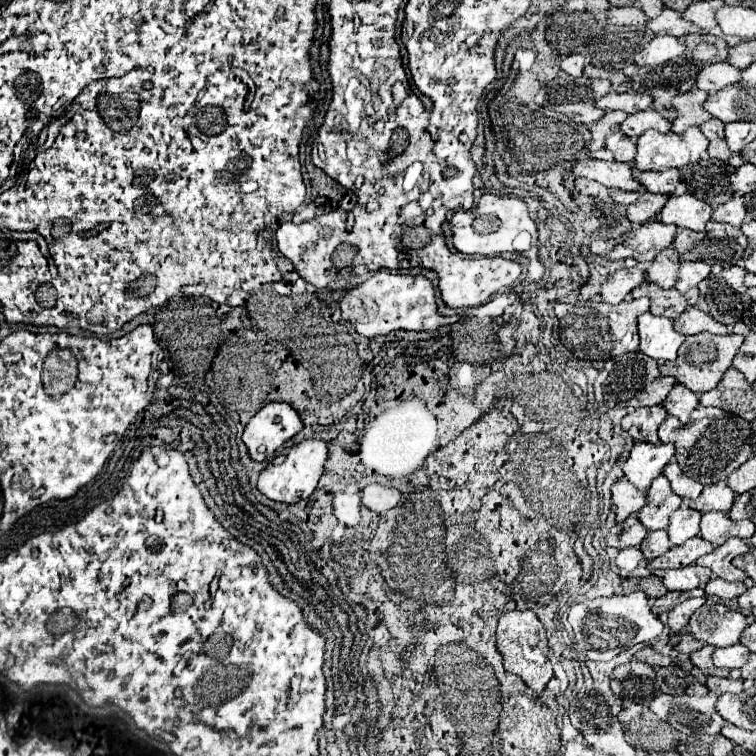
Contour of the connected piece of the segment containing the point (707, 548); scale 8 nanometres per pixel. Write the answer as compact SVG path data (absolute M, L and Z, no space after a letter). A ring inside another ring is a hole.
M695 537L695 539L689 539L683 545L671 547L665 555L653 559L649 563L649 569L653 573L657 573L661 569L681 569L681 567L687 567L687 565L695 563L699 557L703 557L703 555L707 555L711 551L713 551L711 543L703 541L701 537Z

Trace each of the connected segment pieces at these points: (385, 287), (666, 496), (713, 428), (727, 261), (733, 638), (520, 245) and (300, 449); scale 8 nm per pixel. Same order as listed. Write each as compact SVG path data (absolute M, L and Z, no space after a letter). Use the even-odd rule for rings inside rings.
M375 271L367 281L347 291L339 303L345 321L351 321L359 335L375 339L379 335L389 335L391 331L435 331L443 325L451 325L455 317L441 317L437 313L435 291L427 277L423 275L399 275L393 271Z
M659 475L653 479L649 491L647 491L647 503L643 509L637 511L637 519L647 531L657 531L657 529L667 529L669 517L673 511L679 509L681 497L673 493L667 477Z
M697 407L691 413L691 419L687 425L681 425L675 417L667 417L661 427L657 429L659 439L663 443L675 445L675 457L681 465L683 473L701 485L721 483L721 479L727 481L727 477L751 457L751 445L749 435L751 427L749 421L743 421L741 417L735 417L731 413L725 413L717 407Z
M709 221L705 237L695 245L695 251L699 253L699 261L727 267L741 259L745 247L747 247L747 237L743 237L741 229L729 223Z
M715 603L699 607L689 621L689 631L693 637L713 647L729 647L739 643L745 627L747 621L743 613Z
M485 193L479 199L477 209L473 209L465 215L469 215L469 217L463 217L461 211L459 211L449 221L451 223L451 233L453 233L453 247L459 253L495 257L499 253L523 255L529 249L537 249L537 225L529 217L527 205L519 197Z
M309 439L309 441L301 441L299 445L287 449L281 453L281 457L275 457L273 461L267 463L267 467L261 471L259 475L259 481L257 481L257 489L271 501L279 501L279 503L297 503L301 499L307 499L321 473L323 473L323 467L325 467L325 461L327 461L327 445L319 439Z

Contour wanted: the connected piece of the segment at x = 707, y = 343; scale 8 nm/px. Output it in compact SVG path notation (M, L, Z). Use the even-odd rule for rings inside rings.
M697 333L697 335L685 337L683 345L679 347L677 359L671 361L671 363L663 363L661 365L661 373L675 377L681 385L685 385L693 393L711 391L711 389L717 387L717 383L721 381L723 373L731 367L731 361L737 355L741 343L743 343L741 335L717 337L717 335L711 335L711 333Z

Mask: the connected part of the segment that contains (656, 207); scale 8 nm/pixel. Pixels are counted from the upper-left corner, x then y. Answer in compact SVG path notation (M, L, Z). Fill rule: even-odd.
M611 191L611 199L627 209L627 219L631 223L645 223L653 217L657 217L667 201L665 195L651 195L645 191L625 193L625 191Z

